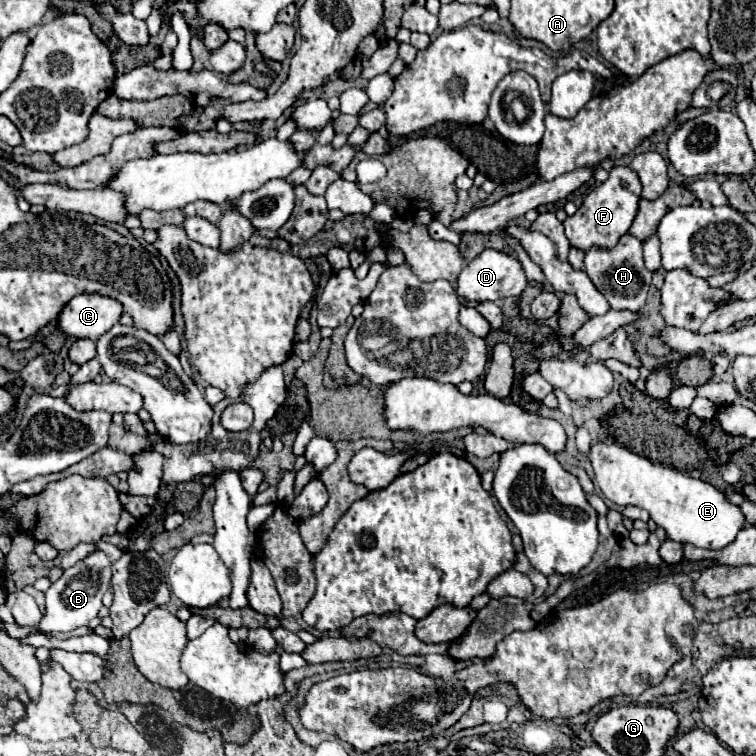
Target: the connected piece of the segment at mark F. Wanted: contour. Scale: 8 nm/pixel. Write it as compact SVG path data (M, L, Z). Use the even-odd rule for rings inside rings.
M614 166L610 170L608 180L598 188L594 188L584 198L582 206L576 210L574 216L562 222L568 242L580 250L588 250L592 244L600 248L612 248L620 240L620 236L624 236L632 226L638 214L640 198L642 198L642 182L638 174L628 166Z

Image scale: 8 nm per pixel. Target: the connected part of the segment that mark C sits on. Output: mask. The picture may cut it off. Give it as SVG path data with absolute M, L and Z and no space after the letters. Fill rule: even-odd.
M80 294L64 306L58 324L66 336L98 340L120 320L120 316L122 304L118 300L100 294Z

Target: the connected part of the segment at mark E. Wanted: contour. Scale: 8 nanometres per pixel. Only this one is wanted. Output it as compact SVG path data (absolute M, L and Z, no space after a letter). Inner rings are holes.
M594 442L588 450L588 458L592 462L596 482L608 500L620 506L632 504L646 508L652 520L666 530L668 538L676 542L720 550L746 526L740 508L730 504L714 486L694 480L692 476L686 476L674 468L650 462L648 458L638 456L616 442Z

